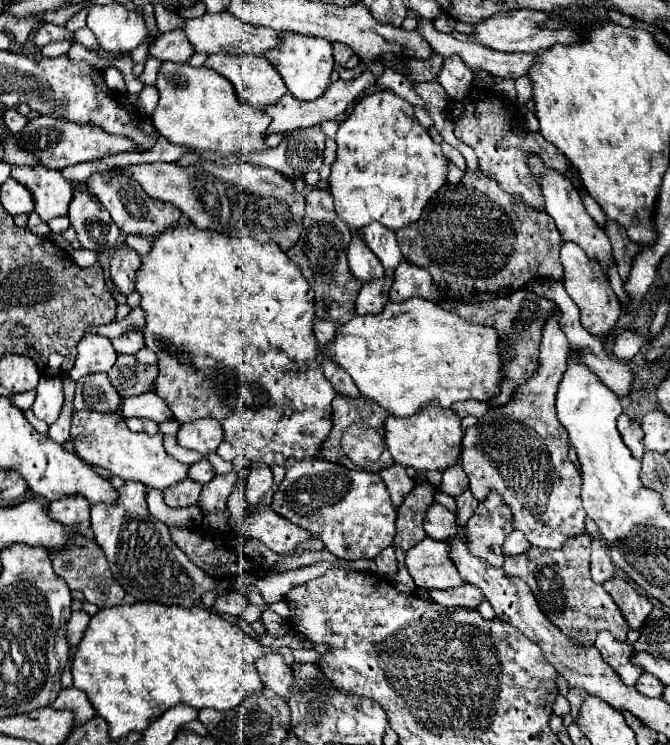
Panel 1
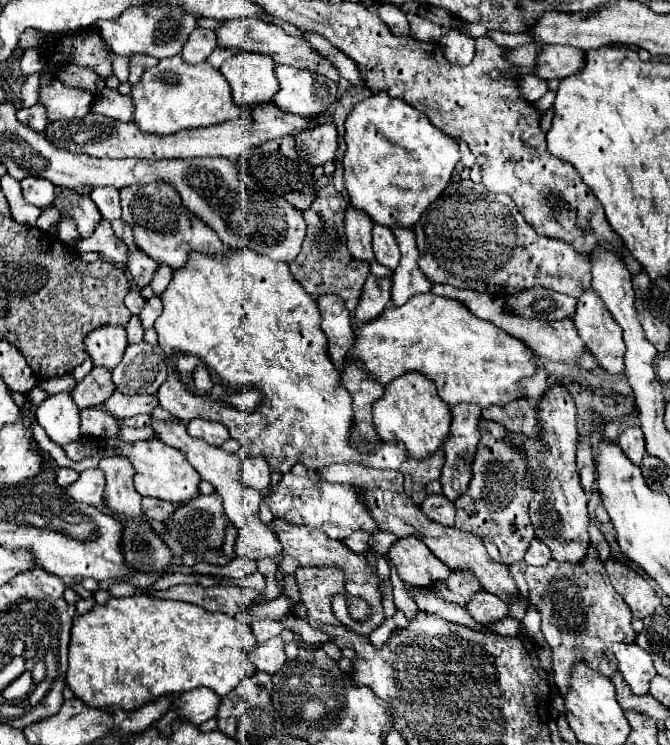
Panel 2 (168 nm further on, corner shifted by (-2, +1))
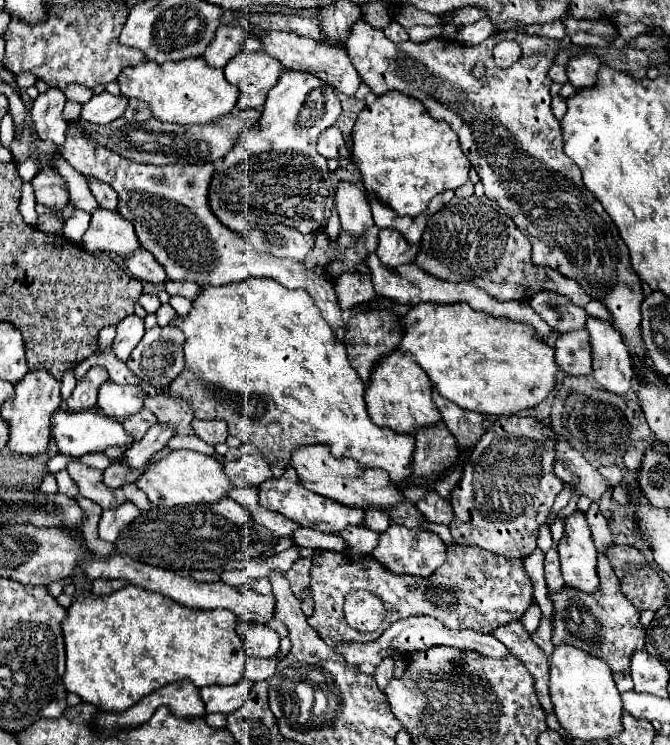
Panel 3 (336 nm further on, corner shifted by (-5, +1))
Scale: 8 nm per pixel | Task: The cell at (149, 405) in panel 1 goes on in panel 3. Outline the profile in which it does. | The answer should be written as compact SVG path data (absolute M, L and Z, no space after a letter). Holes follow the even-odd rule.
M104 384L98 396L100 410L116 420L124 420L124 416L132 416L144 408L146 392L140 386L120 386L120 384Z

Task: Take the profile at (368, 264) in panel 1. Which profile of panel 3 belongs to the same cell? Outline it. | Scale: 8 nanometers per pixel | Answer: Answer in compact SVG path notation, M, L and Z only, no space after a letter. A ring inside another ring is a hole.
M338 182L336 208L340 214L342 228L352 236L362 236L374 226L366 192L352 182Z

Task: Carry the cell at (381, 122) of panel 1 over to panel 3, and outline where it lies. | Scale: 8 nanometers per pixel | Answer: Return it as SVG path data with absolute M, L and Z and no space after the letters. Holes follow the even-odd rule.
M390 90L378 96L358 114L358 120L352 128L352 162L360 170L366 192L374 194L382 204L386 204L400 216L418 216L428 208L428 202L436 194L460 188L468 180L470 170L470 160L464 156L454 130L446 122L430 118L422 102L398 90Z

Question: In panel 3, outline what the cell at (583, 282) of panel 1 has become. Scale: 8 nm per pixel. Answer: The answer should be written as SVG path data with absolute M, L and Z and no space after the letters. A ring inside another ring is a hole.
M592 316L586 322L586 330L590 334L592 346L594 380L614 394L626 394L632 388L636 374L630 350L624 344L620 332L614 330L610 322Z

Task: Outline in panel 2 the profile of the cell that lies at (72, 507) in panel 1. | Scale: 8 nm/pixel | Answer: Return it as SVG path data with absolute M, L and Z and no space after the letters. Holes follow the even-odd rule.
M95 468L95 470L81 472L79 480L67 488L67 494L77 502L97 506L97 504L103 504L103 490L105 490L103 472Z

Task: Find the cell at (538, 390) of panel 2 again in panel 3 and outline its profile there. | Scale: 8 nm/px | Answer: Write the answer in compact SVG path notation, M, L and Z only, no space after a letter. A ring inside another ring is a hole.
M586 330L558 334L556 338L556 364L562 372L572 376L590 376L592 374L592 356Z

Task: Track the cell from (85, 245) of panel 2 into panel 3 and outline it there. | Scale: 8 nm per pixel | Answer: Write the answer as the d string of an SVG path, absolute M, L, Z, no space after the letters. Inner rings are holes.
M138 248L138 252L132 252L122 258L124 268L130 276L144 280L144 282L162 282L166 280L164 268L154 260L154 256L146 248Z

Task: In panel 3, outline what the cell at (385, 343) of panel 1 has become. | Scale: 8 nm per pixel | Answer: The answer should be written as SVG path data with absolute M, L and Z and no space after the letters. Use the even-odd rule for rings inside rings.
M418 304L412 306L406 316L400 316L398 324L402 326L398 352L412 354L414 360L428 372L438 392L464 410L492 416L512 416L540 404L556 384L558 366L554 362L554 348L538 342L534 338L534 330L526 324L514 324L506 318L474 312L468 304Z

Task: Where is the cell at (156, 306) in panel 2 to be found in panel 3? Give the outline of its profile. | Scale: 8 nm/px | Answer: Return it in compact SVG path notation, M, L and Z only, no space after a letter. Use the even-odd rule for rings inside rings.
M162 304L162 306L158 308L156 316L158 316L158 324L160 324L160 326L168 326L168 322L176 316L176 312L174 312L174 308L172 308L170 304Z

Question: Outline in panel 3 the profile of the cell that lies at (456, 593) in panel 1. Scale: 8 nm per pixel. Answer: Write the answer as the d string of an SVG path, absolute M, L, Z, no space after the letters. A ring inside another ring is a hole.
M512 620L508 624L498 626L492 632L494 638L498 638L514 656L518 656L526 668L530 668L530 674L534 676L534 686L536 692L540 696L540 704L544 708L544 712L552 712L552 700L550 700L550 692L548 692L548 660L542 654L542 650L538 646L534 646L534 642L530 640L530 634L524 630L520 620Z

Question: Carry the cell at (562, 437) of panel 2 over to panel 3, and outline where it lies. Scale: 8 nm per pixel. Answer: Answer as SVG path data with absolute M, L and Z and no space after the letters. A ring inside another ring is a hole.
M580 510L564 518L564 534L556 548L560 554L562 576L566 580L566 586L574 586L582 592L594 592L598 588L598 552L590 538L586 516Z

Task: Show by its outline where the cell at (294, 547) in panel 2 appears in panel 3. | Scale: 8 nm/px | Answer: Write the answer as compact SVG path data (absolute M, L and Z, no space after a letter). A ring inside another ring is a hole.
M448 546L448 556L442 568L426 580L414 576L402 576L390 572L372 556L350 558L344 552L316 548L312 554L312 594L314 614L308 624L322 636L322 640L334 648L338 642L368 642L378 640L380 634L396 620L412 614L430 614L442 620L450 628L472 628L478 632L492 632L494 628L518 620L532 606L532 582L524 572L522 560L508 560L504 556L490 554L478 546ZM350 590L368 590L384 602L386 618L380 634L362 634L348 626L342 604Z

